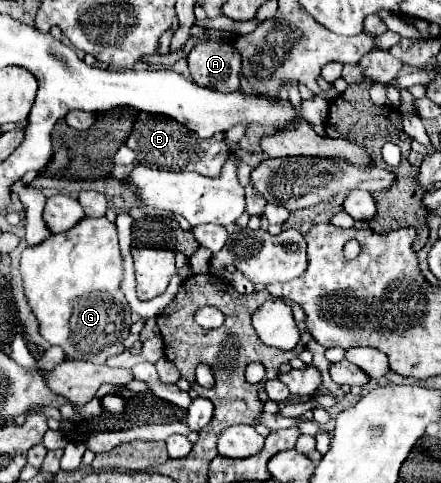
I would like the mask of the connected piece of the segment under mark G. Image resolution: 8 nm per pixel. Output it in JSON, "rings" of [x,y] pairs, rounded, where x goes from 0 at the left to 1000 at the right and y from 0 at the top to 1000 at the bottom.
{"rings":[[[193,449],[166,474],[129,482],[84,511],[61,511],[48,528],[43,565],[52,578],[61,627],[88,665],[93,698],[116,714],[143,718],[152,743],[234,756],[247,739],[283,727],[279,706],[283,698],[293,698],[302,665],[297,665],[293,627],[274,602],[279,532],[270,524],[265,470],[261,462],[247,462],[243,449],[229,453]]]}

